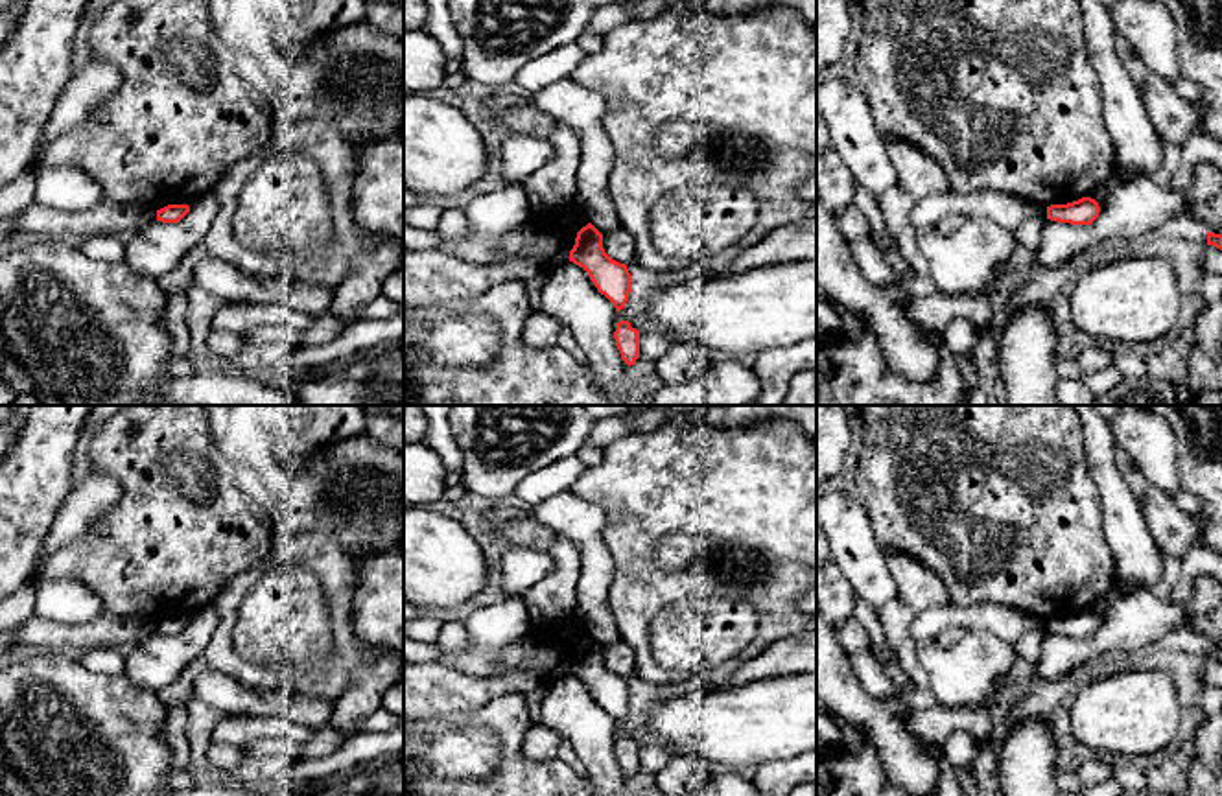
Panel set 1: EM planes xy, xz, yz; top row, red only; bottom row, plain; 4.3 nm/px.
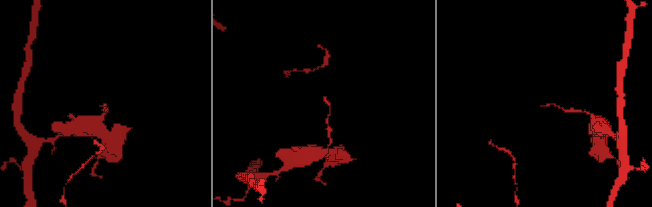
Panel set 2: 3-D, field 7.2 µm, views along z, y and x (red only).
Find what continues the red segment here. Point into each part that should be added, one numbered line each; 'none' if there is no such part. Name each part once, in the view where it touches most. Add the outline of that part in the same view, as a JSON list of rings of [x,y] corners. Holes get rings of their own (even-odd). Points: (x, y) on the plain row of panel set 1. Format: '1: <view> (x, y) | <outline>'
none

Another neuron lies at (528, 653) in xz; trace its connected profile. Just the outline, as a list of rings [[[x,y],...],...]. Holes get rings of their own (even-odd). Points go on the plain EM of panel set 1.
[[[533,632],[512,643],[501,654],[494,674],[518,669],[527,669],[549,678],[570,674],[570,663],[564,652],[547,643],[542,643]]]

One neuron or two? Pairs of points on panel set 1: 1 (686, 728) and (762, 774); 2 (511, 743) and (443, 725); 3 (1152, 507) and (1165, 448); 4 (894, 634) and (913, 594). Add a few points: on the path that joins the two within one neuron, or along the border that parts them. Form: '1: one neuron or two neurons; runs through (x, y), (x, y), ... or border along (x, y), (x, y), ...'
1: two neurons; border along (795, 756), (762, 761), (747, 772)
2: one neuron; runs through (496, 725), (491, 719), (461, 719)
3: two neurons; border along (1149, 485), (1154, 485), (1189, 515)
4: one neuron; runs through (894, 625), (894, 620), (909, 603)

